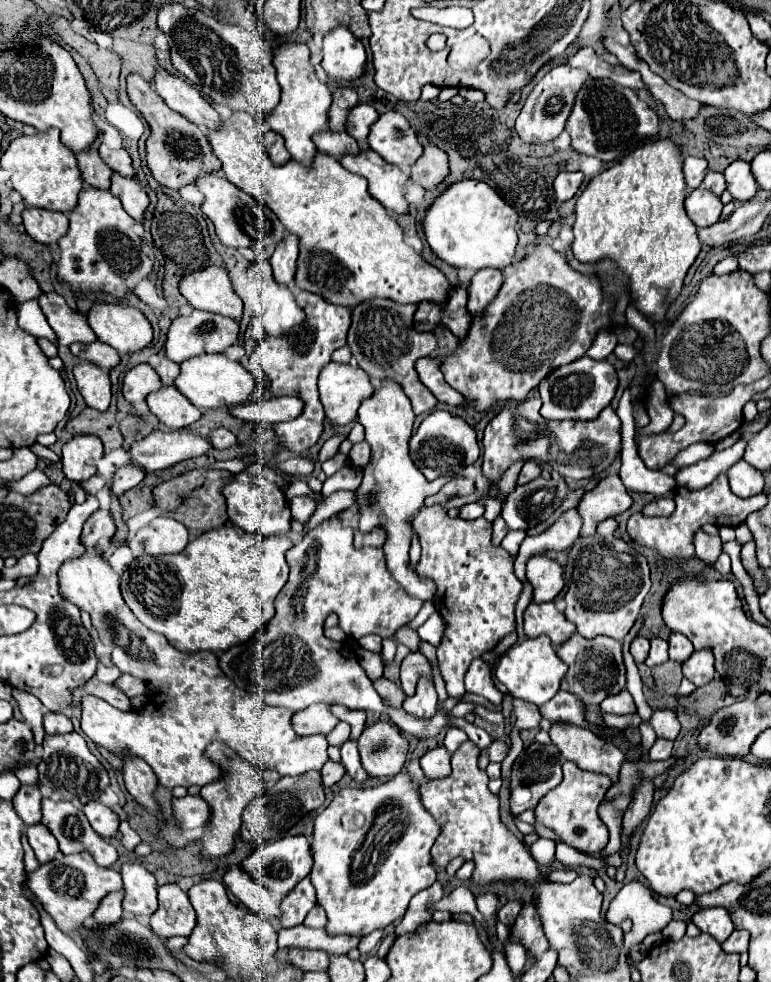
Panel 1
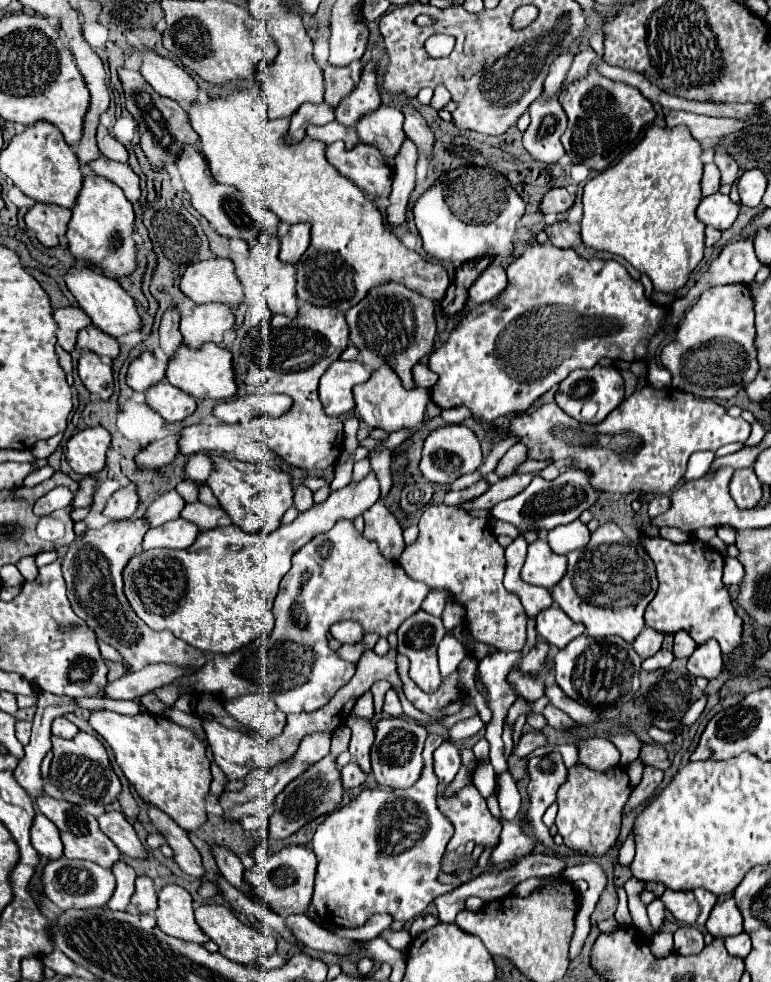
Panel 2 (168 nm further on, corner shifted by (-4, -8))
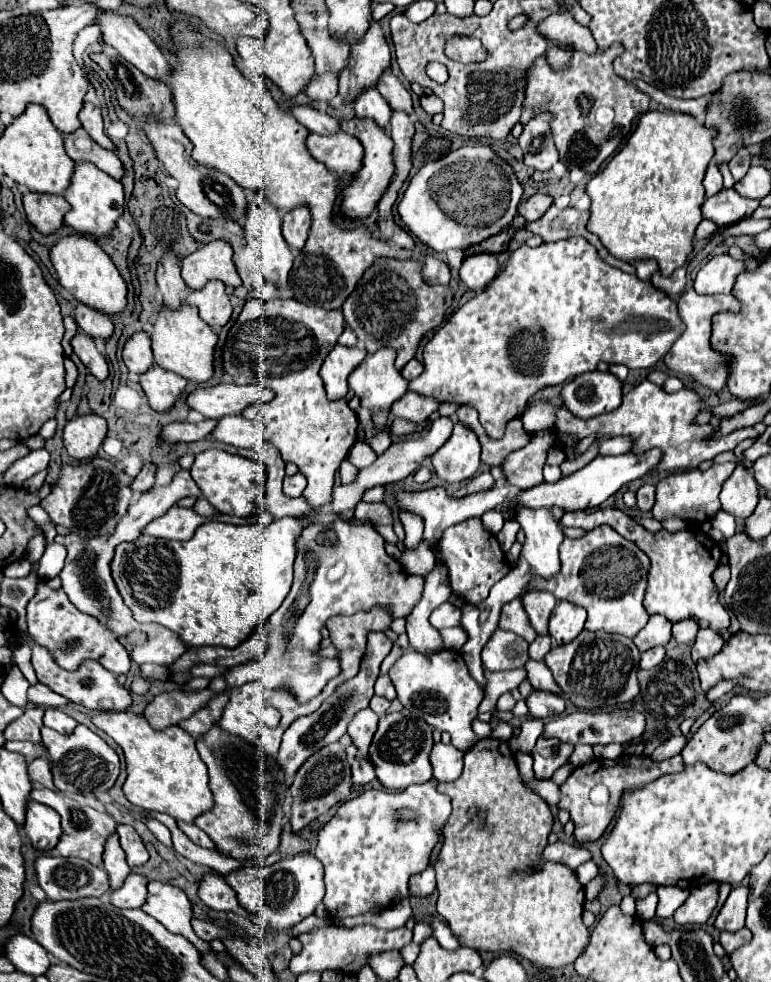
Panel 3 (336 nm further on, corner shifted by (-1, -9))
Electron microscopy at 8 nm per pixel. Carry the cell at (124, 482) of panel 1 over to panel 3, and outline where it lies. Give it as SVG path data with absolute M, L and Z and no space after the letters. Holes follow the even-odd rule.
M205 419L201 423L171 423L171 425L165 425L161 429L161 441L163 443L191 443L191 441L199 441L199 439L205 439L213 427L217 425L217 421L213 419Z

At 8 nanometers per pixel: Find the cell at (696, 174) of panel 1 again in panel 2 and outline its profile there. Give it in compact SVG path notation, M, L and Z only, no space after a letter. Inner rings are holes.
M706 164L704 166L704 178L702 178L702 196L710 196L720 190L720 170L716 164Z

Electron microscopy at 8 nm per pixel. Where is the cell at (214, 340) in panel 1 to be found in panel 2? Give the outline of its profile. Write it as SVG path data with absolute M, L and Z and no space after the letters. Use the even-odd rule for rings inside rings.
M222 302L210 304L196 304L190 316L184 316L180 322L180 332L184 342L190 346L198 346L204 340L214 340L216 344L222 342L224 332L234 326L232 310Z

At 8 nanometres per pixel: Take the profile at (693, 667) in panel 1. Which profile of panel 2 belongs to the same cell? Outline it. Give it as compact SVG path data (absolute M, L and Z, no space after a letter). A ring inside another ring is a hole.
M714 638L700 644L688 658L688 672L692 676L704 676L708 680L716 678L722 670L722 650Z

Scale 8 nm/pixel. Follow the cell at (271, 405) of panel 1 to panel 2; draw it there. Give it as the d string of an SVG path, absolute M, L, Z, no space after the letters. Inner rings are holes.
M246 394L246 396L234 396L230 400L218 402L214 406L214 416L220 422L248 422L256 416L280 416L290 408L290 398L286 394Z

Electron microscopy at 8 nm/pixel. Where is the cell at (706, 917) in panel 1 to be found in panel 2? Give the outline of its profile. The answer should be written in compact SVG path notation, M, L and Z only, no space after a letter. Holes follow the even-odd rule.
M728 896L728 900L714 906L714 910L706 922L706 928L714 938L736 936L744 930L742 928L742 914L736 908L736 900L732 896Z

